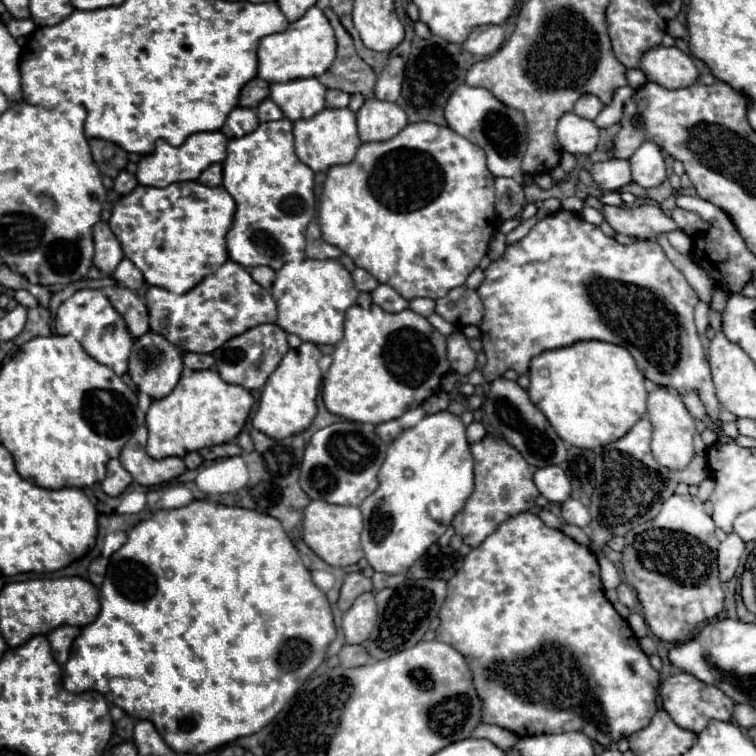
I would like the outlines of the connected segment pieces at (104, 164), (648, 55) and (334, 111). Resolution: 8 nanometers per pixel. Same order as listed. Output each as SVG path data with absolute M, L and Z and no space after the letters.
M93 138L89 140L91 152L93 152L93 160L97 162L97 168L101 170L101 174L115 178L127 164L127 152L123 148L119 148L113 142L101 140L101 138Z
M657 46L643 54L641 70L649 82L655 82L667 90L687 88L697 82L697 68L693 60L679 48Z
M323 108L313 118L293 122L295 154L315 172L325 172L337 164L349 164L355 158L361 140L357 136L356 113L349 108Z

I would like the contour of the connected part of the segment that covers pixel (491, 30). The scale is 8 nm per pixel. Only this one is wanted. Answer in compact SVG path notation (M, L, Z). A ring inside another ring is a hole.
M487 24L487 26L479 26L475 28L467 42L463 44L465 50L469 50L471 54L479 54L479 56L489 56L493 54L505 40L505 30L503 26L497 24Z

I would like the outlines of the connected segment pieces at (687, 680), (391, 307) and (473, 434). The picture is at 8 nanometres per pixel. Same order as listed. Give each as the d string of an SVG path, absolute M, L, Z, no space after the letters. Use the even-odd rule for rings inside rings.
M687 672L669 676L667 680L663 680L659 692L661 692L661 700L663 700L663 710L671 716L671 720L677 726L691 730L695 734L699 734L711 718L715 718L715 720L731 720L733 718L735 702L729 696L723 696L723 692L719 692L719 688L703 684L701 680L697 680L695 676L691 676Z
M379 284L379 288L375 288L375 292L371 292L371 296L373 296L373 302L377 306L381 306L385 312L401 312L409 306L409 302L387 284Z
M471 422L471 424L467 426L467 440L469 440L469 442L477 442L477 440L481 440L483 436L485 436L485 428L483 428L481 422Z

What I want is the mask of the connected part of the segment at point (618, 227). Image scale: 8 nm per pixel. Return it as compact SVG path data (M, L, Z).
M645 204L639 208L603 206L603 216L617 234L627 234L627 236L645 238L645 240L655 238L661 232L671 232L679 228L655 204Z

